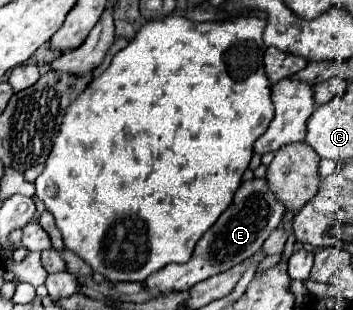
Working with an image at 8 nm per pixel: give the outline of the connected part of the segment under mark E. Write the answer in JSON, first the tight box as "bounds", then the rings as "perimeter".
{"bounds":[143,178,285,294],"perimeter":[[[265,178],[261,180],[247,180],[235,192],[231,206],[219,216],[219,220],[201,236],[195,246],[193,256],[185,264],[169,264],[163,270],[151,274],[143,284],[151,294],[169,294],[169,292],[183,292],[195,286],[201,280],[207,280],[223,270],[231,270],[233,266],[241,264],[243,260],[251,258],[269,234],[279,226],[285,208],[275,200],[275,194],[267,188]]]}

